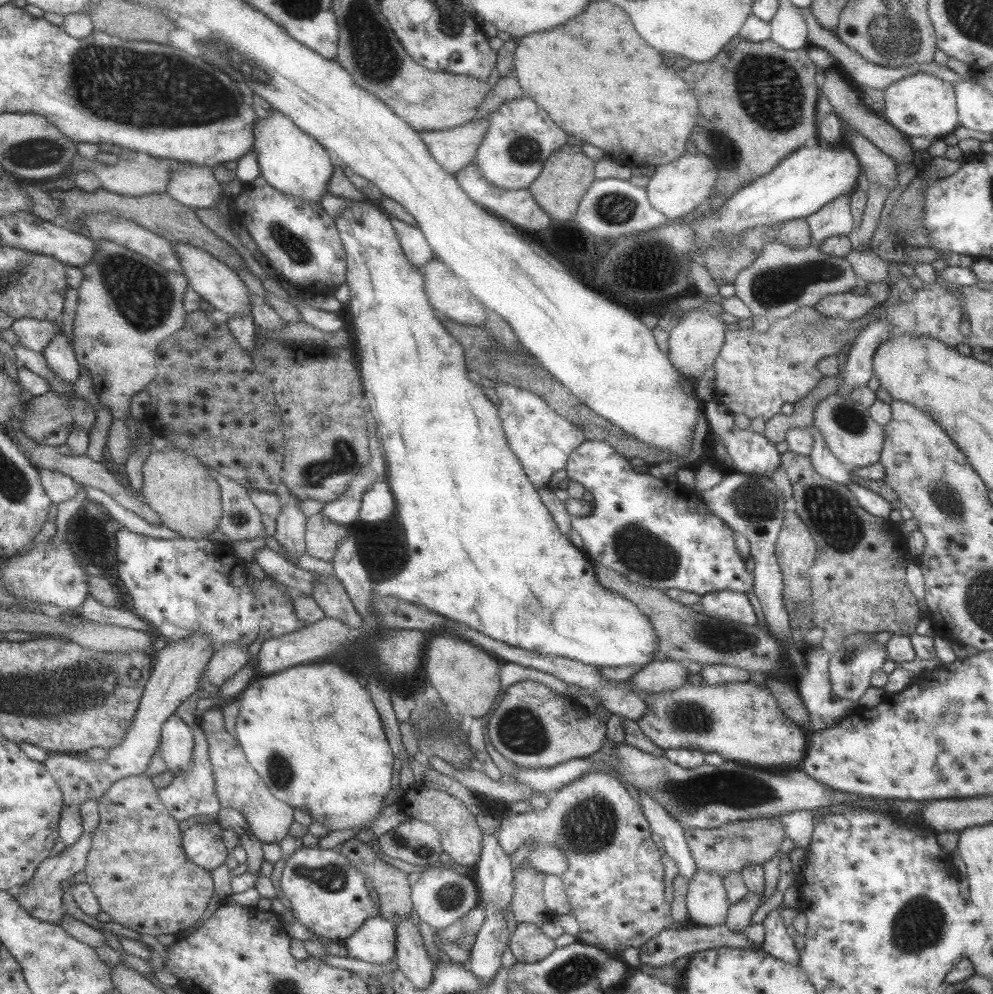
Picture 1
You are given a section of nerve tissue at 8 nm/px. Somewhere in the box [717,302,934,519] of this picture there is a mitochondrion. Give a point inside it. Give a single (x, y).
(847, 418)

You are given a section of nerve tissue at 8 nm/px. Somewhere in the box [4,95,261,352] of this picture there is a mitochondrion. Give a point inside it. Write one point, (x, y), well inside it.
(142, 303)

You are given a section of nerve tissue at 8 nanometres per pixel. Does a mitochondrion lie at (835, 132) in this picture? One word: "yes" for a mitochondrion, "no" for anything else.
no

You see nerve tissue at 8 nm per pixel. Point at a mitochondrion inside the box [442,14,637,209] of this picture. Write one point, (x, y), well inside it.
(525, 150)

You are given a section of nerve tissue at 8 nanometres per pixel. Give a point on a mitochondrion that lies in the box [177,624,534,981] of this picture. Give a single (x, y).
(334, 879)

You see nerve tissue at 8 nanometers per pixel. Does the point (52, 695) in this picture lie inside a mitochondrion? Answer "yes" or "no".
yes

